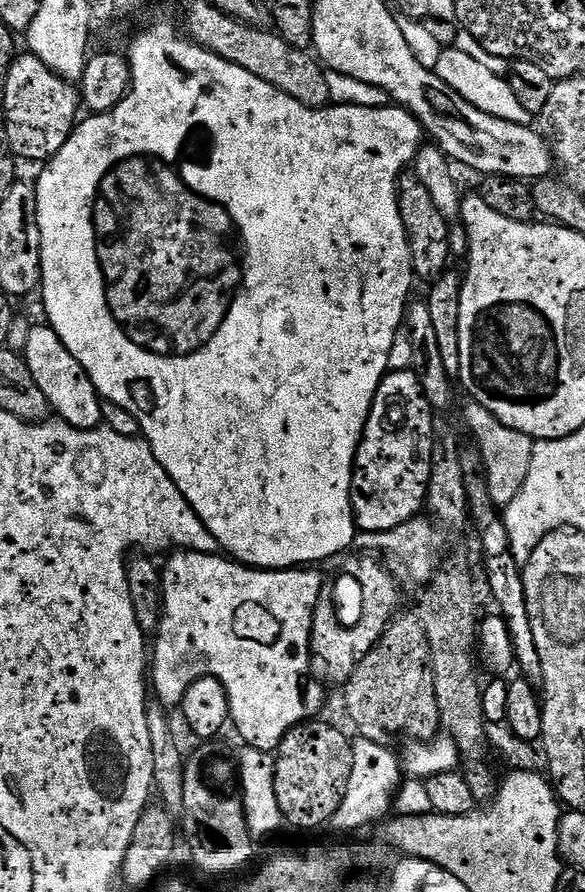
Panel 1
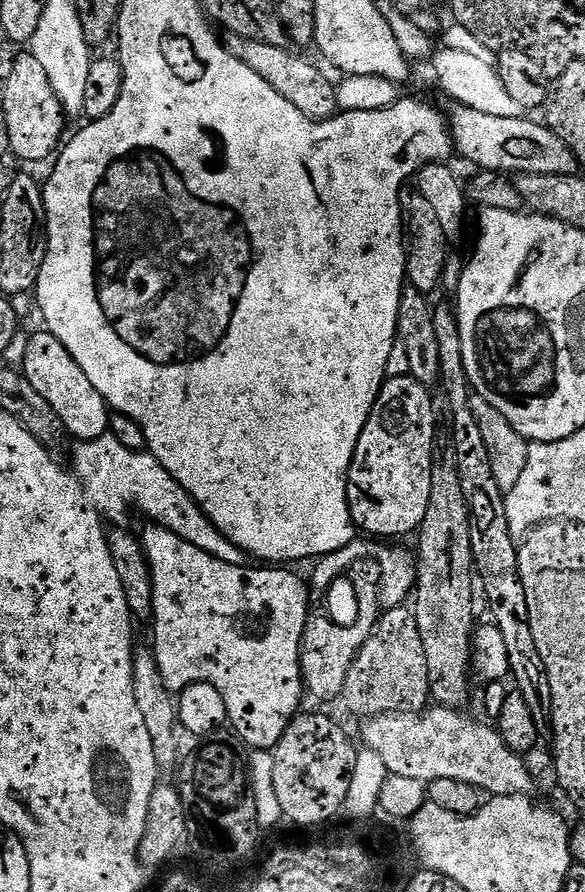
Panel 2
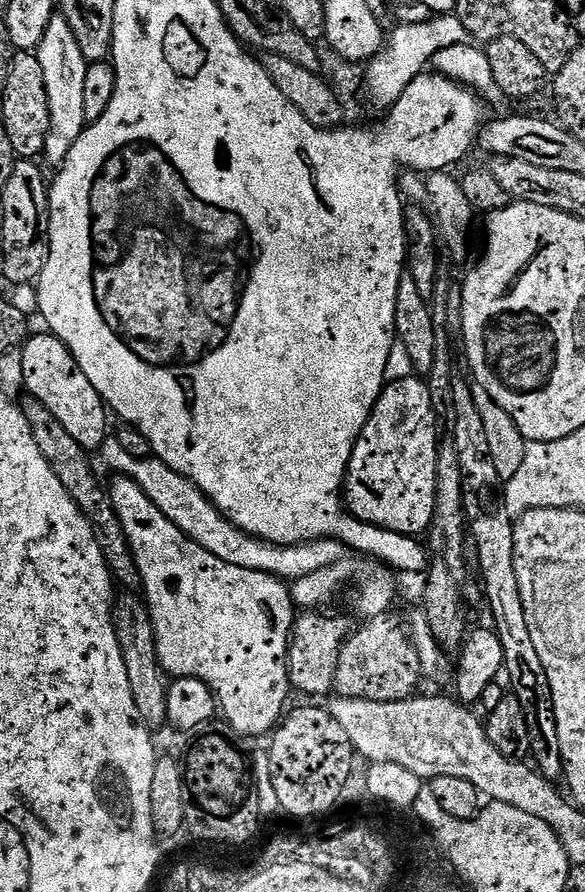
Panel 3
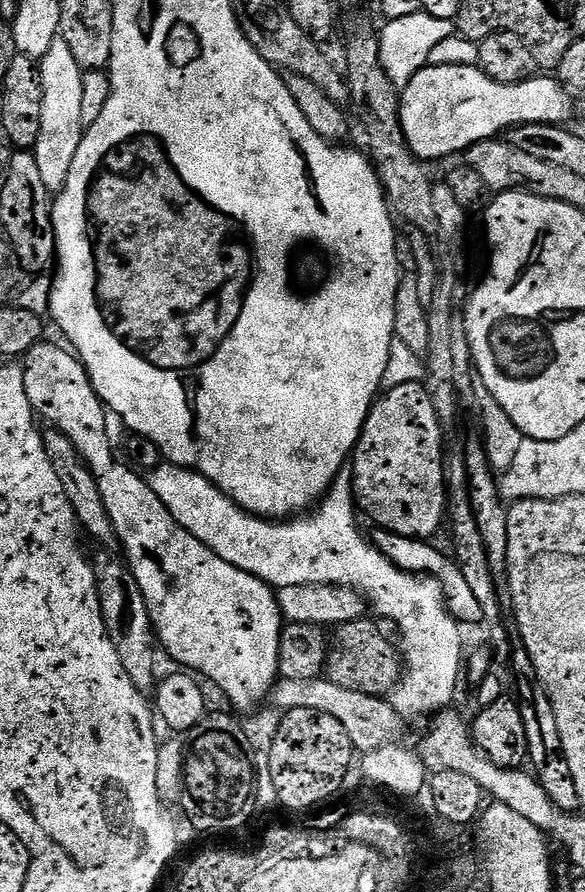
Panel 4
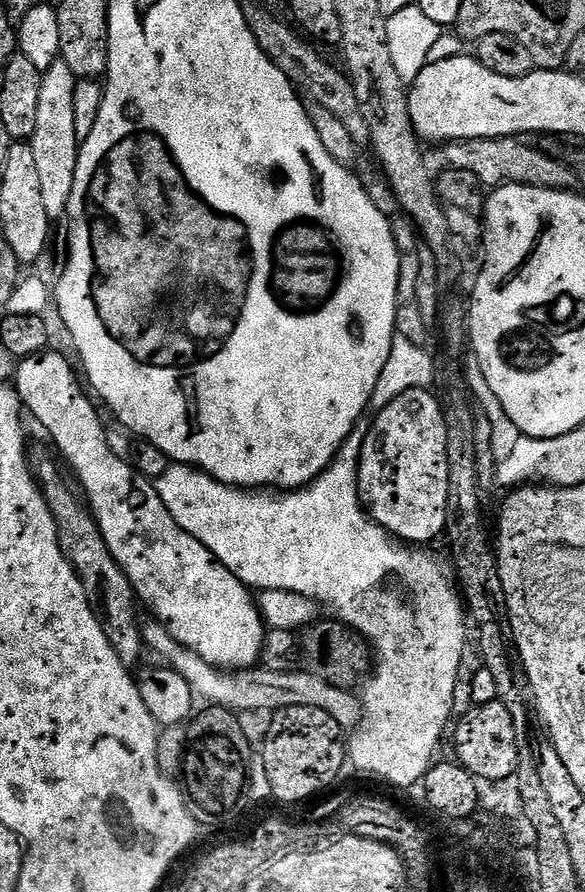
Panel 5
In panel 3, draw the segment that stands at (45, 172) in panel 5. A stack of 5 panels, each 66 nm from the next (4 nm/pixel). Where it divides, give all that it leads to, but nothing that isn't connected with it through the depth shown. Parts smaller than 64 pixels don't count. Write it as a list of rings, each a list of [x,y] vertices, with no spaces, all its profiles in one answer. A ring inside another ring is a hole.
[[[62,14],[56,15],[50,22],[35,54],[42,66],[42,74],[46,78],[46,98],[50,106],[50,130],[46,134],[46,146],[42,156],[43,159],[48,159],[53,166],[59,166],[63,164],[66,154],[70,154],[74,142],[78,142],[78,138],[86,127],[86,114],[82,110],[82,105],[85,96],[86,70],[90,62],[82,54],[81,48],[78,47],[78,38],[74,38],[74,30],[70,28],[70,22],[66,22],[66,18]]]

